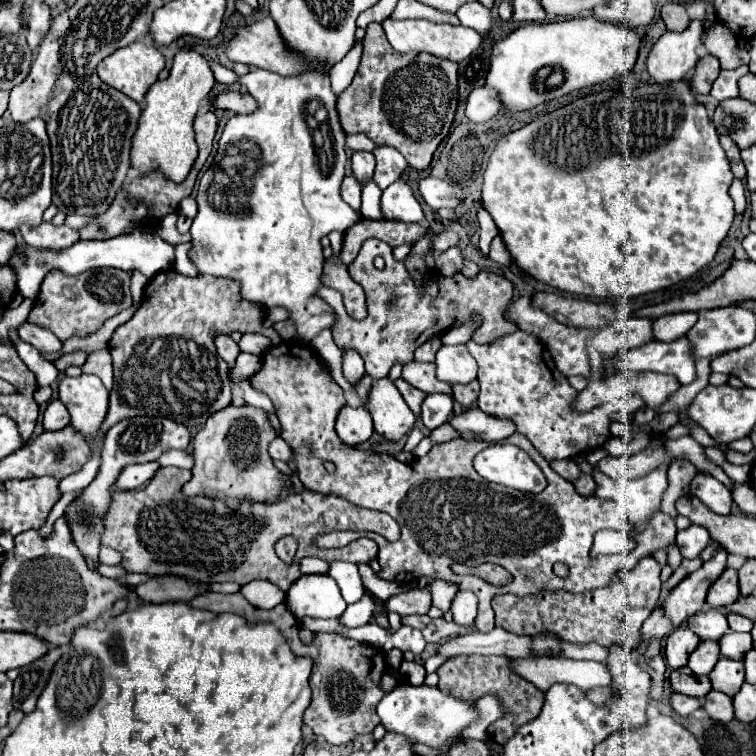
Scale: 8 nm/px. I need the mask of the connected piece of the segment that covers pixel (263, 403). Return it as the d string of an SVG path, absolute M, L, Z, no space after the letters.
M242 380L242 382L238 384L238 388L240 388L240 392L242 392L242 398L246 400L246 404L252 404L252 406L258 406L258 408L262 408L262 410L274 412L270 398L268 398L266 394L262 394L262 392L254 390L254 388L250 386L250 382L248 382L248 380Z

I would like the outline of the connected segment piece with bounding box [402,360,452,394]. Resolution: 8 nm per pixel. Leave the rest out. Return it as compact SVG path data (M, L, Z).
M410 362L404 366L404 372L402 372L402 378L406 382L410 382L412 386L416 386L418 390L426 392L426 394L432 394L432 392L444 392L444 394L450 394L450 384L446 382L440 382L436 378L436 370L434 370L434 364L430 362Z

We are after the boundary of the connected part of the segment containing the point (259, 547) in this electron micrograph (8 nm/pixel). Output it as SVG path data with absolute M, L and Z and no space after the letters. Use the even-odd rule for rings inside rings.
M166 466L166 468L158 468L158 472L154 474L154 478L150 480L150 484L146 484L140 490L132 490L132 492L120 492L114 490L112 492L112 504L106 512L104 518L104 534L102 534L102 544L122 552L124 562L122 566L128 572L150 572L150 574L174 574L174 576L182 576L188 578L192 582L236 582L236 584L248 584L252 580L268 580L274 586L278 586L280 590L288 590L290 584L300 576L300 568L298 562L304 556L316 556L322 560L346 560L346 562L368 562L376 556L378 546L368 540L368 538L360 538L356 542L350 542L344 548L332 548L332 550L320 550L314 544L314 538L324 534L324 532L336 532L336 530L370 530L376 534L382 534L386 540L396 540L400 538L400 526L384 512L372 512L368 508L360 508L354 506L338 496L324 496L324 494L316 494L310 490L304 490L300 494L290 494L284 500L278 500L274 504L260 504L260 502L244 502L236 512L228 510L222 502L204 498L204 496L196 496L196 498L186 498L180 494L182 484L190 478L188 470L176 468L176 466ZM286 534L292 534L298 538L298 552L294 556L294 564L286 564L284 560L280 560L274 552L274 542Z

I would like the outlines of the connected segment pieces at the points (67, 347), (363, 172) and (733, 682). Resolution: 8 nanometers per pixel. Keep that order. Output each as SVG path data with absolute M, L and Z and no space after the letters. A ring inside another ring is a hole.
M126 308L124 312L116 314L116 316L110 318L110 320L108 320L108 322L106 322L96 334L90 334L90 336L86 336L86 338L70 338L70 340L66 340L62 352L56 352L56 354L44 354L44 358L52 362L52 360L56 360L60 354L66 354L66 352L72 352L72 350L94 352L94 350L106 348L108 342L110 342L110 338L112 338L112 334L114 334L114 330L116 330L120 324L128 322L128 320L132 318L134 310L136 310L136 308Z
M360 150L360 152L352 154L352 170L354 170L354 176L360 184L366 184L372 180L374 168L376 168L376 160L374 160L372 152Z
M722 656L710 674L710 682L714 690L734 696L744 684L744 664L740 660L730 660Z

